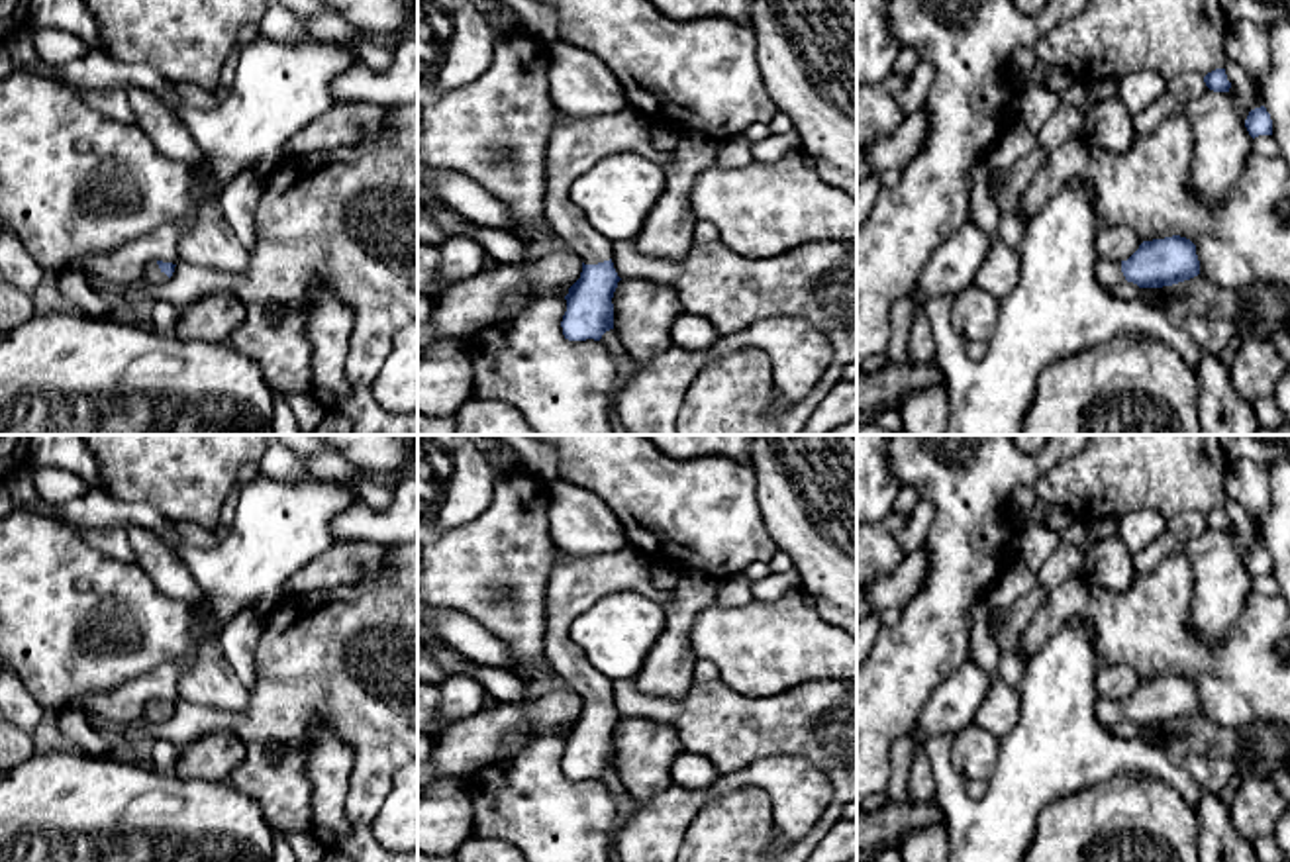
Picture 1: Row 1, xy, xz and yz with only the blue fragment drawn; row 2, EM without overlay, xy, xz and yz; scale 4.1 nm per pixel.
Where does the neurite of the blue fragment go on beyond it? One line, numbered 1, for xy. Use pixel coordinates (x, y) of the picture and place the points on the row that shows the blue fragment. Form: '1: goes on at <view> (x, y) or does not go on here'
1: goes on at xy (151, 275)

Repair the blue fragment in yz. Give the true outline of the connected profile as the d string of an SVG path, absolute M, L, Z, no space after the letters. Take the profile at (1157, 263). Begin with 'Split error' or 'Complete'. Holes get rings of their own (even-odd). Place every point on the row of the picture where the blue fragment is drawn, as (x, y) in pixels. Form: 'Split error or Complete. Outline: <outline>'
Split error. Outline: M1180 235L1143 241L1127 261L1096 257L1096 278L1110 292L1121 282L1163 288L1200 274L1196 245Z

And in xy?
Split error. Outline: M153 261L149 264L145 264L145 270L143 270L143 276L141 276L141 286L145 290L169 280L174 272L174 266L173 263L163 263L163 261Z

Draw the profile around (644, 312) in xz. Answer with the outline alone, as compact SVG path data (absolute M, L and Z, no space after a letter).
M621 278L612 298L614 331L635 362L672 347L670 329L682 313L672 288L647 278Z

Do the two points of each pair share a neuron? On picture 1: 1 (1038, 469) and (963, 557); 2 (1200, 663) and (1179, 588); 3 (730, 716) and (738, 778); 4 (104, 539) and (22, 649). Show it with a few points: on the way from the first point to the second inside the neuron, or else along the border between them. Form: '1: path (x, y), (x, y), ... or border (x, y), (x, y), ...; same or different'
1: path (1010, 477), (973, 514), (971, 529); same
2: path (1183, 645), (1177, 639), (1177, 606); same
3: border (779, 755), (763, 755), (720, 774); different
4: border (69, 526), (91, 547), (136, 563); different

